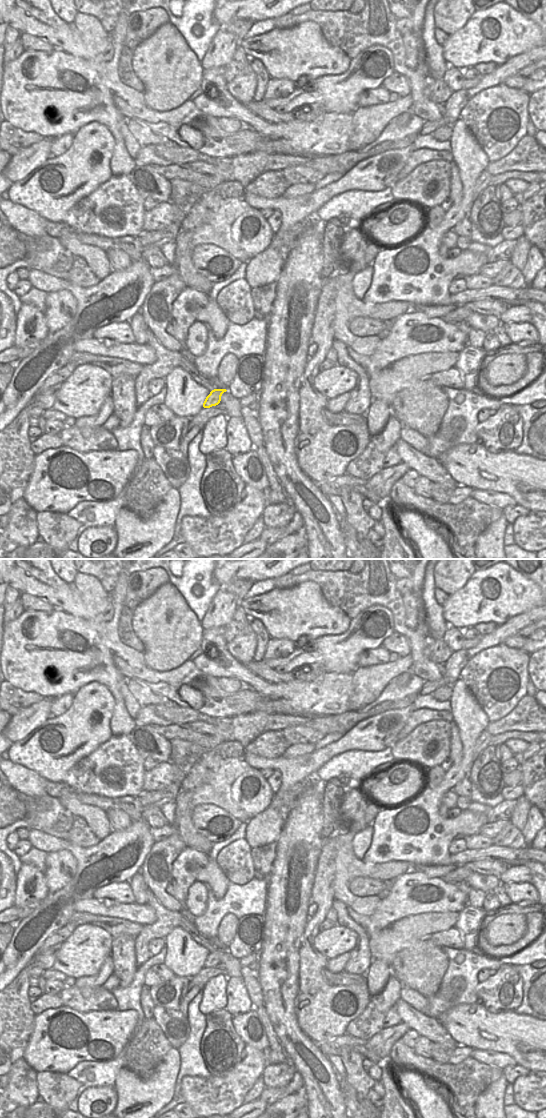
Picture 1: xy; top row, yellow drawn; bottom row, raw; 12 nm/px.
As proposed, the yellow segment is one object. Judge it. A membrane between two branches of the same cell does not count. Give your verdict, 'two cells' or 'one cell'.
one cell

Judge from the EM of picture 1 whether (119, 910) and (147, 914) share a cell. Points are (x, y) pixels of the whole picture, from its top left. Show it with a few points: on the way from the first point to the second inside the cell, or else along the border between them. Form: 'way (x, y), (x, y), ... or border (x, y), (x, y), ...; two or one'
way (126, 912), (140, 914); one

